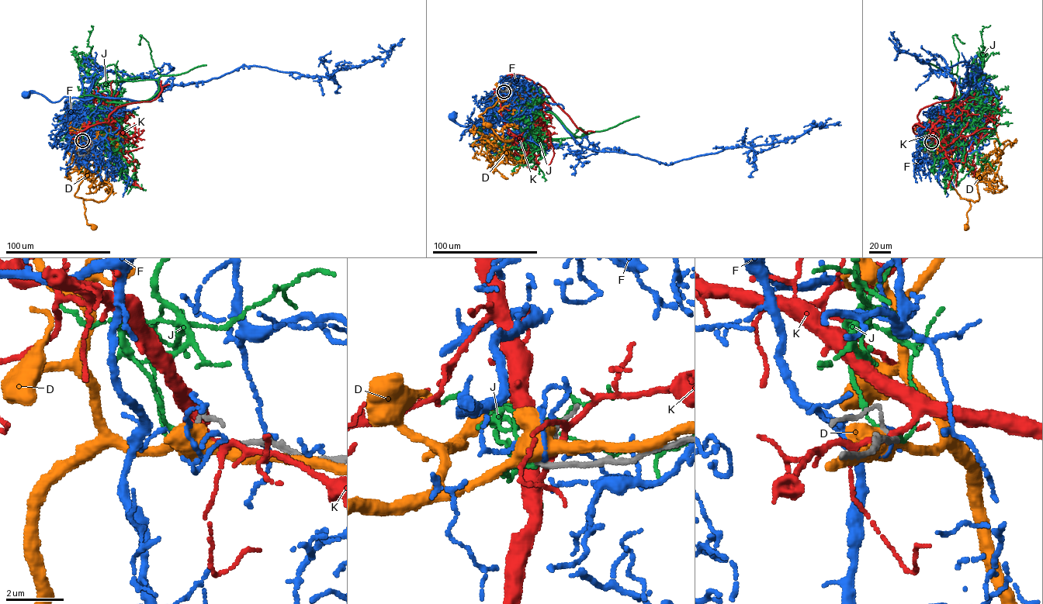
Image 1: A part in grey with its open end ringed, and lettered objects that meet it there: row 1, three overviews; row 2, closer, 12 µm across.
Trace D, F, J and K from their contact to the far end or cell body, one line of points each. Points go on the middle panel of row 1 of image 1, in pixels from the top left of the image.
D: (504, 91), (494, 96), (498, 99), (494, 105), (479, 115), (486, 125), (483, 128), (483, 124), (488, 125)
F: (504, 91), (502, 87), (514, 84), (511, 93), (490, 118), (492, 130), (459, 125), (452, 117)
J: (504, 91), (526, 97), (535, 132), (530, 139), (518, 139), (518, 146), (523, 142), (519, 148), (489, 141)
K: (504, 91), (504, 77), (513, 74), (529, 79), (536, 89), (528, 129), (514, 144), (528, 167), (535, 167)

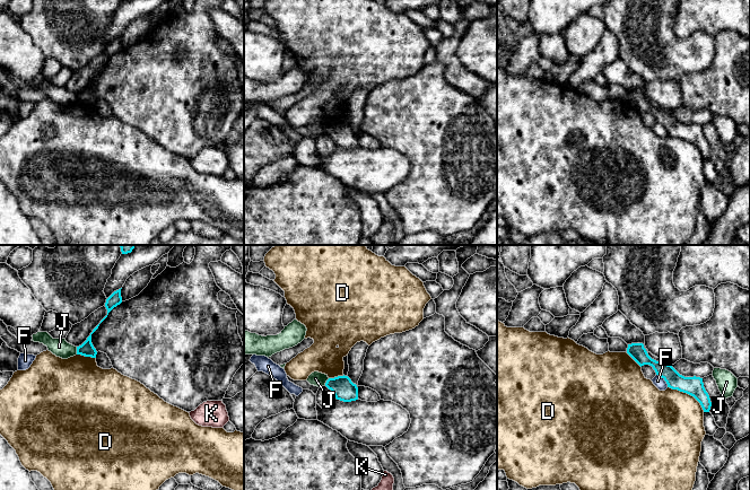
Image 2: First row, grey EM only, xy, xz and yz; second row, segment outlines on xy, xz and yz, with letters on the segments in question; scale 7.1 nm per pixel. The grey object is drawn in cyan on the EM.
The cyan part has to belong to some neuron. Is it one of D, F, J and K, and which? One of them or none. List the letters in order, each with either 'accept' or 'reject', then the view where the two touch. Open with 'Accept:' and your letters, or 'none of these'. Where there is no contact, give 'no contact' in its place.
Accept: none of these
D: reject | yz
F: reject | yz
J: reject | xy
K: reject | no contact

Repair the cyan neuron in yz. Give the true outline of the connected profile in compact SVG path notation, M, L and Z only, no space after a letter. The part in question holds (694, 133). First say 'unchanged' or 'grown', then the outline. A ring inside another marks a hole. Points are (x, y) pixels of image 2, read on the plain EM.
unchanged; M643 90L628 91L627 100L642 114L649 112L656 122L661 123L668 131L668 134L678 137L694 143L701 152L704 159L709 159L712 149L706 139L700 124L684 124L680 122L671 112L652 106Z

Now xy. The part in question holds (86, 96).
unchanged; M99 71L93 77L87 87L79 94L77 94L77 102L85 104L96 105L97 98L91 90L91 81L98 76Z

